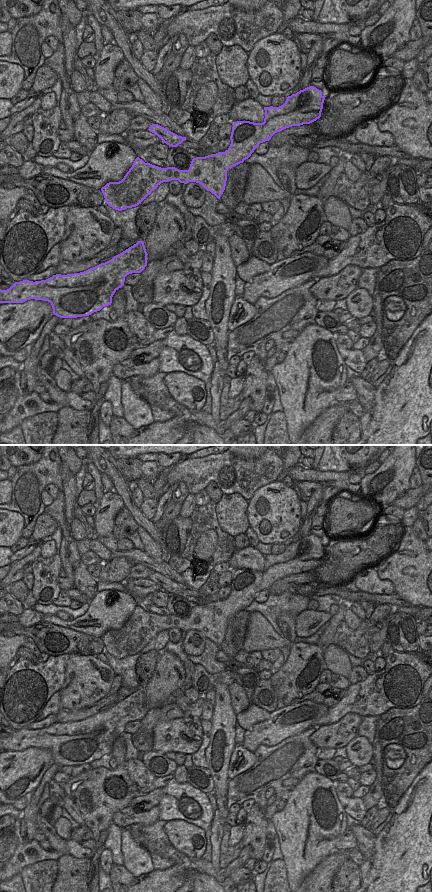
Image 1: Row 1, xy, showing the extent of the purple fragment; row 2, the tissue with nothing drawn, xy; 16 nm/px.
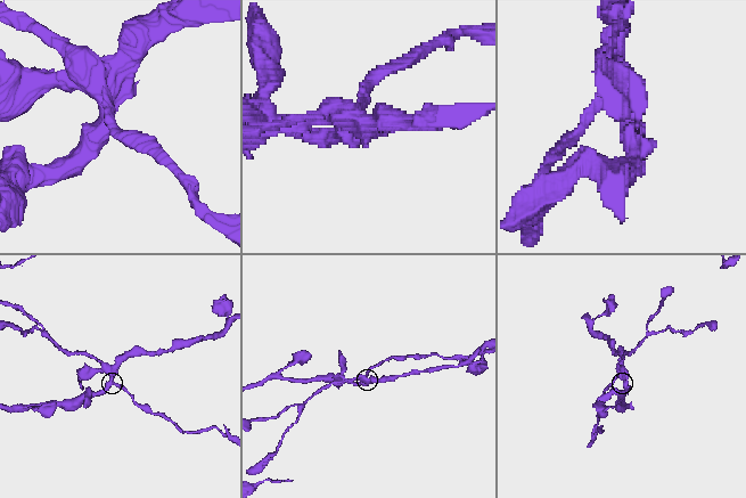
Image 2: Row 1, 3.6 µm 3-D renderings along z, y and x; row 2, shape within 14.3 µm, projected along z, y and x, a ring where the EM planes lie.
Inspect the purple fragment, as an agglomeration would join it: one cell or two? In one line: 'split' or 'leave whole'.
split

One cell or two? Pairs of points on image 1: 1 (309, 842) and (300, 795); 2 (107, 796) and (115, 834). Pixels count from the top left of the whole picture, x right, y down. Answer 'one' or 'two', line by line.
1: one
2: two

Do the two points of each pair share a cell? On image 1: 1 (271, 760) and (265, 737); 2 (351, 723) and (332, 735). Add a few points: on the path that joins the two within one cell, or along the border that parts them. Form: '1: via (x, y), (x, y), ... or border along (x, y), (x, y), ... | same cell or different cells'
1: border along (289, 737), (271, 746), (259, 745), (253, 752) | different cells
2: via (346, 728), (337, 735) | same cell

